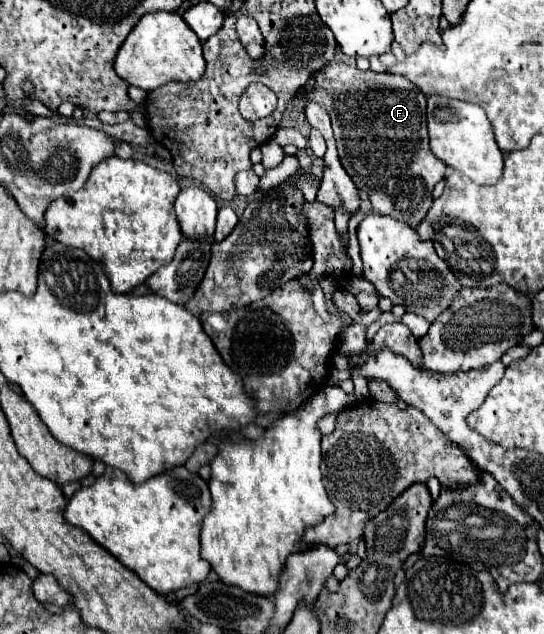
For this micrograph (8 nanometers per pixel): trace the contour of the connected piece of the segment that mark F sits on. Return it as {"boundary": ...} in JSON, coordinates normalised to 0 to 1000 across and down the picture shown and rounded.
{"boundary":[[[638,101],[590,107],[557,142],[559,170],[568,161],[583,161],[608,183],[631,265],[653,293],[678,306],[686,331],[767,360],[792,328],[796,293],[822,268],[789,233],[781,148],[744,120],[667,114]]]}

